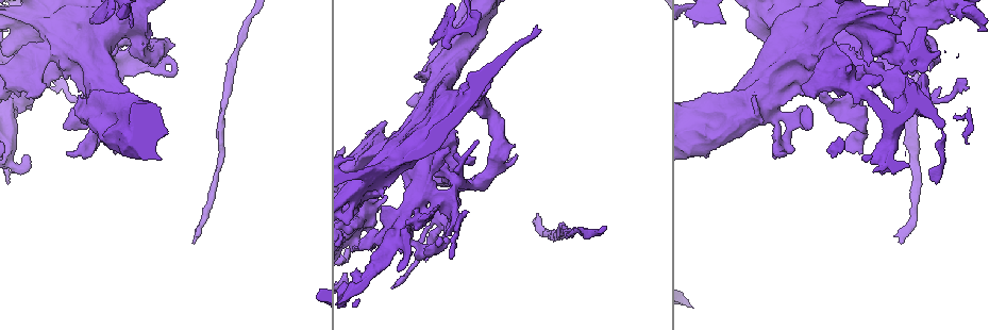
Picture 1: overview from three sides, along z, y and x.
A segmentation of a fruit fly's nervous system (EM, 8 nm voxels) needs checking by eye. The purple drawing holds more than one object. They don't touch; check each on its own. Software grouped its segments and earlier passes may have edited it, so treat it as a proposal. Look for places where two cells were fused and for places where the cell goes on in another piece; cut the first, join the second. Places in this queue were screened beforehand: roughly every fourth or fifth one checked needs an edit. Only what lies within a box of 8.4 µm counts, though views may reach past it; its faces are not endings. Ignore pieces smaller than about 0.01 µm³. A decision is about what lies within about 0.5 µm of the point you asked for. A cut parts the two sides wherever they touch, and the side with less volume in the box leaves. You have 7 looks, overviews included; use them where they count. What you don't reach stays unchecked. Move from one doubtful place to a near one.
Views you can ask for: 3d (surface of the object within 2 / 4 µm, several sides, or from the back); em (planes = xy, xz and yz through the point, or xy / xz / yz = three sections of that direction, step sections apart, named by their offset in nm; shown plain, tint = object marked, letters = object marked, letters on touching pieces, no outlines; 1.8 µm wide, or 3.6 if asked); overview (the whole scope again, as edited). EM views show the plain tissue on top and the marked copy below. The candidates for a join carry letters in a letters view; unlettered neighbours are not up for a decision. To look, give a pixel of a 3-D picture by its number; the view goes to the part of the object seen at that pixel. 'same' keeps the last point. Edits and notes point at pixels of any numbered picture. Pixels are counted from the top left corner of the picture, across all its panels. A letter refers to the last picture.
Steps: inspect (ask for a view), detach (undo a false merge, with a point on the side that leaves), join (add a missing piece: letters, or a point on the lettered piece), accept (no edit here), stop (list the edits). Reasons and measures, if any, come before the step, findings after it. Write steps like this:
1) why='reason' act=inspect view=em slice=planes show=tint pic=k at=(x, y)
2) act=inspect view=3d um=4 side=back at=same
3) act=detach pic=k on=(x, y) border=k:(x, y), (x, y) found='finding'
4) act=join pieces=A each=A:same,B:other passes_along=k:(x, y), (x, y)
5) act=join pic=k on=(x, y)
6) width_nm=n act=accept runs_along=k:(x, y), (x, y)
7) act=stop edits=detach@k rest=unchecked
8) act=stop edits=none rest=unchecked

why='thick end' act=inspect view=em um=3.6 slice=planes show=letters pic=1 at=(414, 76)

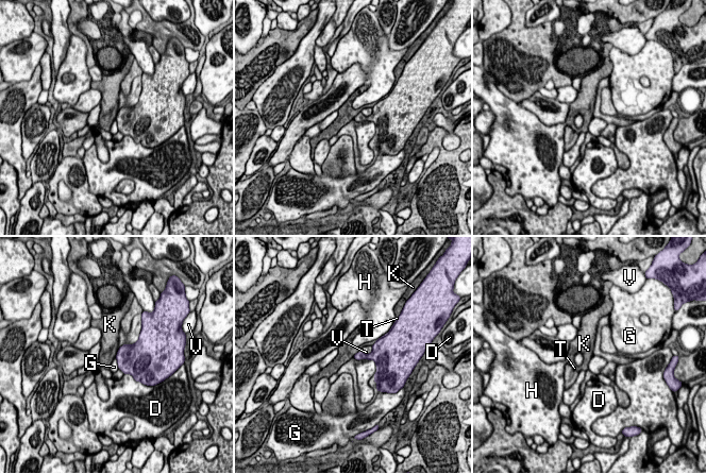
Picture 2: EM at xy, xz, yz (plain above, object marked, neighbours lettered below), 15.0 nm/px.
act=accept each=D:other,G:other,H:other,K:other,T:other,V:other border=2:(119, 348), (115, 357) found='no lettered piece goes on from it'

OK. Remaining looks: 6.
why='branch point' act=inspect view=em slice=yz step=8 show=tint pic=1 at=(426, 186)

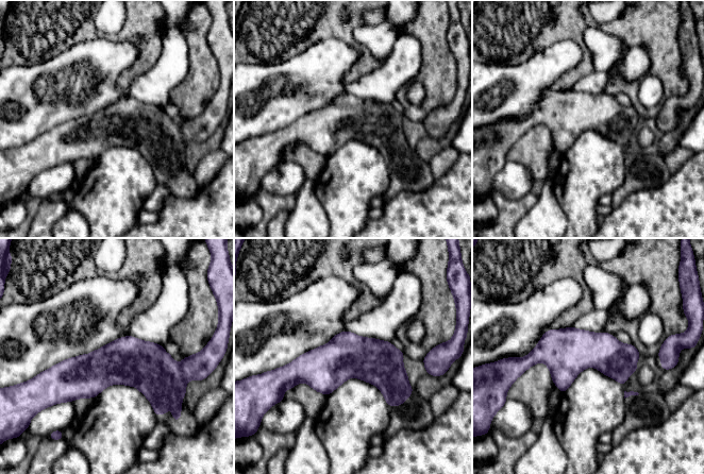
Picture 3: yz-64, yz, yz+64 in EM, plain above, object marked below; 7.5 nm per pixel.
act=inspect view=em slice=xz step=4 show=letters at=same

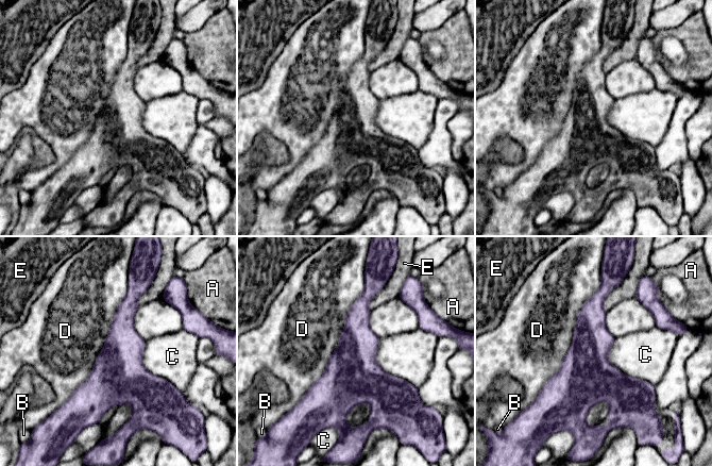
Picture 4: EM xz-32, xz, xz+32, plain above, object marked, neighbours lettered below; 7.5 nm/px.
longest_contact=D:1050nm act=accept each=A:other,B:other,C:other,D:other,E:other border=4:(614, 337), (608, 360), (655, 385) found='all the same cell'

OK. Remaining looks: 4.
why='branch point' act=inspect view=3d um=2 pic=1 at=(858, 109)

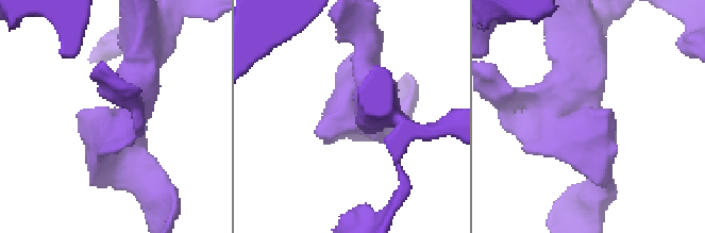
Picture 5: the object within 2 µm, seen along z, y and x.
why='shape alone is not enough' act=inspect view=em slice=xz step=4 show=tint pic=5 at=(127, 115)

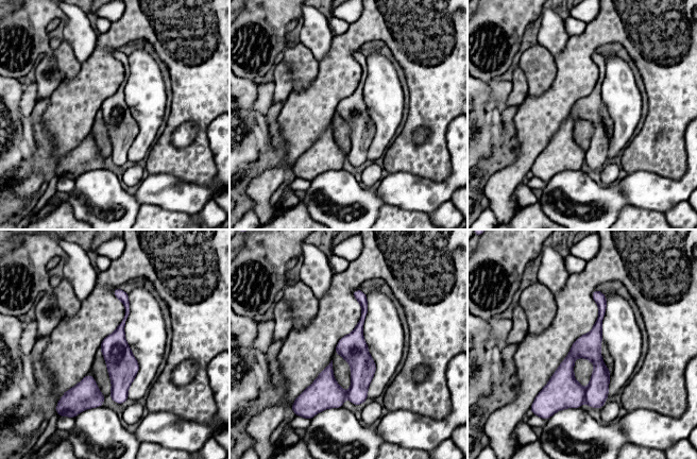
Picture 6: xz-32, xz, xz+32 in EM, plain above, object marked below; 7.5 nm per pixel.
why='cut it another way' act=inspect view=em slice=xy step=8 show=letters at=same

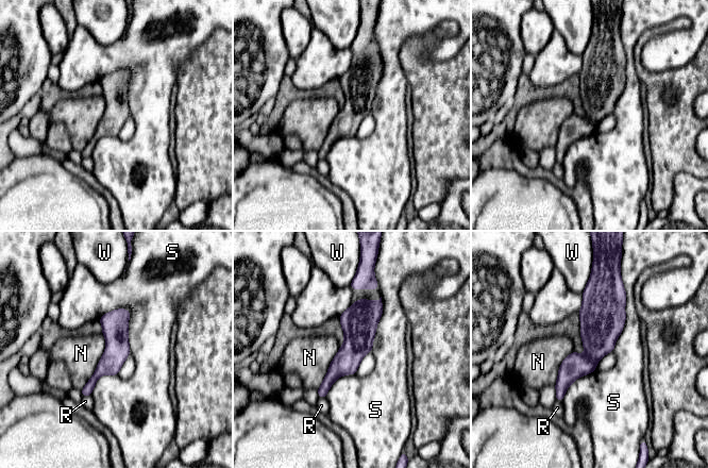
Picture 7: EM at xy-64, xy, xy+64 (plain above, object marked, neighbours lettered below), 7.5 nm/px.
act=accept each=N:other,R:other,S:other,W:other border=7:(102, 333), (103, 355), (81, 390) found='continuous, no second cell'

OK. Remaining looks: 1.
act=stop edits=none rest=unchecked

